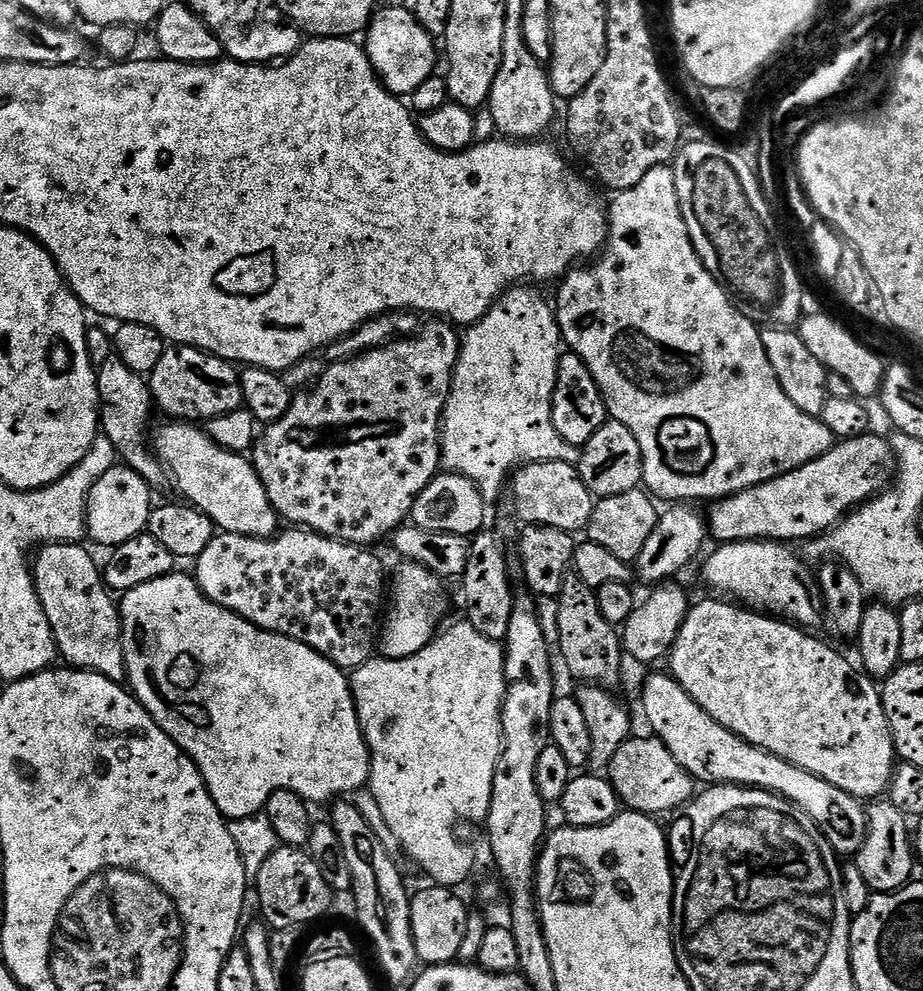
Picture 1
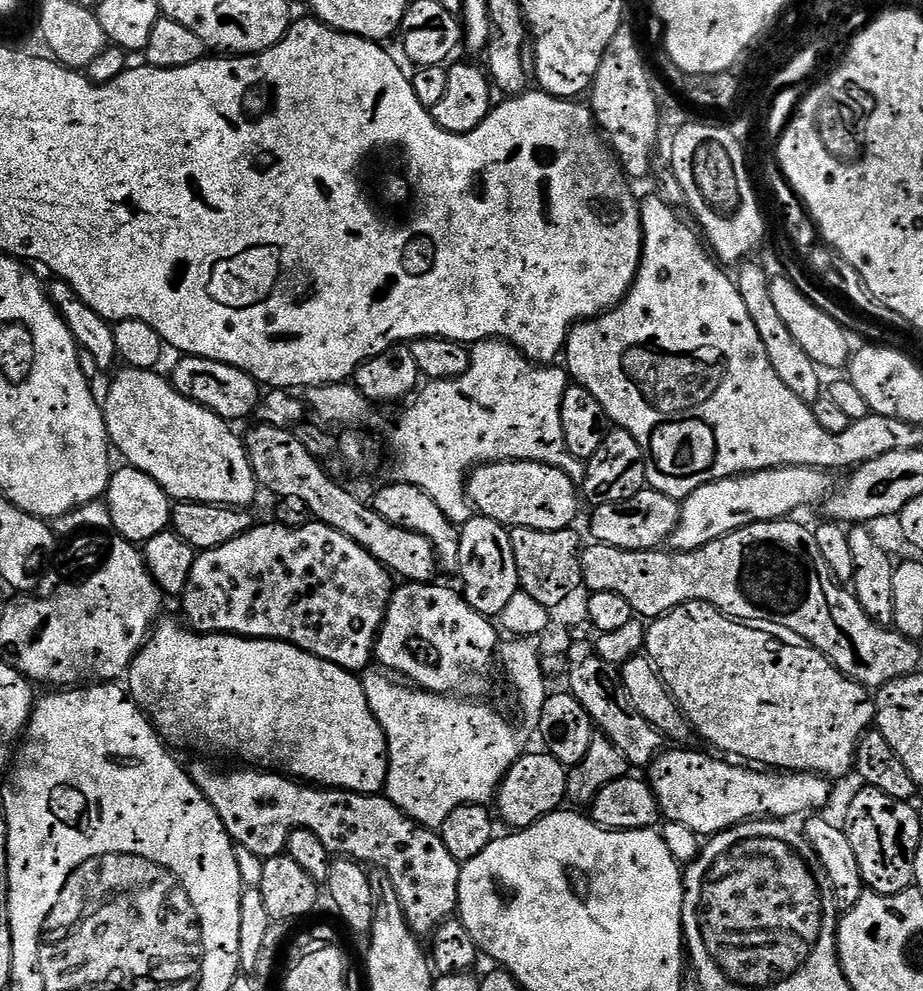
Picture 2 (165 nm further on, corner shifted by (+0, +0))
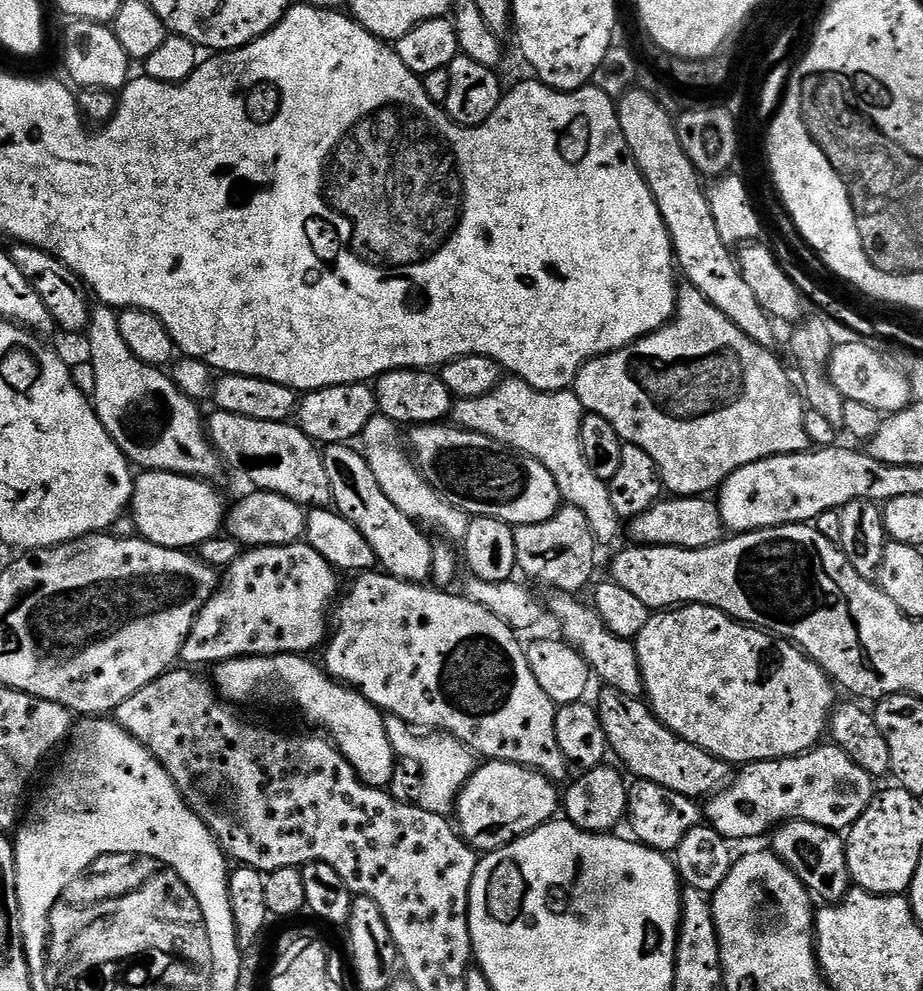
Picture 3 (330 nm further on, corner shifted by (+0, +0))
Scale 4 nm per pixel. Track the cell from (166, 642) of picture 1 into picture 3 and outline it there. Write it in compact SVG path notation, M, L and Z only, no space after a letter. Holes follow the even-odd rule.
M300 654L291 656L242 656L239 660L226 660L215 665L216 680L214 687L225 701L240 706L240 703L252 704L255 700L273 700L276 704L293 704L302 715L316 724L321 724L337 750L354 766L358 778L372 788L387 789L392 780L392 767L398 763L398 757L392 750L392 743L386 734L385 713L371 704L361 692L332 679L319 663L311 664L311 659Z

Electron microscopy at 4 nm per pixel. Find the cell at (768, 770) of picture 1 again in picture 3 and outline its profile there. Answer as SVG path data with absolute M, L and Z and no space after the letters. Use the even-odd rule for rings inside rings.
M556 594L553 600L547 602L546 608L554 619L560 623L564 631L563 639L572 645L591 668L591 675L600 679L603 687L622 690L622 694L637 698L644 696L644 683L640 673L640 663L636 654L636 646L633 641L623 640L614 635L602 622L602 618L596 613L595 608L584 604L572 594Z

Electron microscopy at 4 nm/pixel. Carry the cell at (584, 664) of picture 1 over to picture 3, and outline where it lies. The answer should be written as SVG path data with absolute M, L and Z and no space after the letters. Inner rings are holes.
M601 687L599 691L600 697L594 700L594 707L602 722L602 730L606 730L606 738L614 756L616 752L617 758L621 760L619 763L625 769L628 767L636 780L666 786L666 790L674 790L694 801L699 801L700 796L711 798L732 783L733 765L726 760L716 759L706 750L671 732L643 699L627 696L622 694L622 690L613 688Z

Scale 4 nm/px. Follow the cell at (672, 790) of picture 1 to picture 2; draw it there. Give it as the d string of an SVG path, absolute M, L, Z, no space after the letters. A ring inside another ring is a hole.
M672 746L661 751L646 769L646 779L658 798L663 819L673 820L697 832L701 838L725 832L745 820L803 817L815 813L815 808L826 807L832 796L832 788L828 785L831 783L815 772L781 774L776 770L757 770L740 762L712 756L704 752L687 752L684 746Z

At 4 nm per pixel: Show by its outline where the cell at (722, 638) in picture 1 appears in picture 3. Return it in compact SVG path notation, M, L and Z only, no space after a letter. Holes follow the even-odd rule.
M685 604L649 615L648 621L636 635L634 643L640 663L642 682L644 683L644 696L648 707L652 709L652 713L671 732L678 734L686 742L706 750L716 759L726 760L733 766L753 764L759 760L785 760L788 756L800 756L804 752L811 752L825 739L828 730L828 718L832 715L832 709L838 700L838 697L836 697L837 689L829 676L806 653L800 651L795 644L761 629L741 624L739 620L733 620L722 610L711 608L705 604Z

